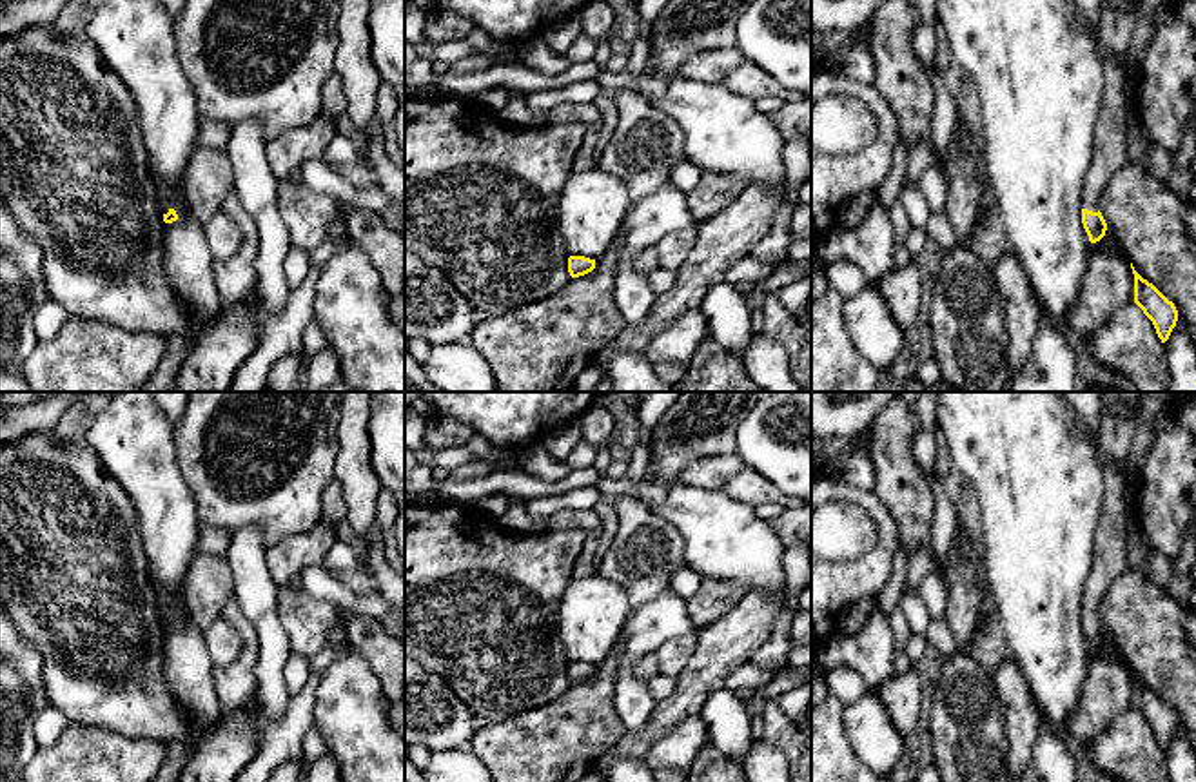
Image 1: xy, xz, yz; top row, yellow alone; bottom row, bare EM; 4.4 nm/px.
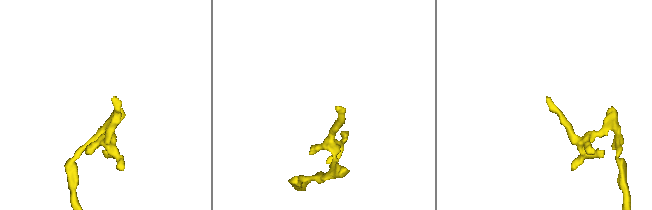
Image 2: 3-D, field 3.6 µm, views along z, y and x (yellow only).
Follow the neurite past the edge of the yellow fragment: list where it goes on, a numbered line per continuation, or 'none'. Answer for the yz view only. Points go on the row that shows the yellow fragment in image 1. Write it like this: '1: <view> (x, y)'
1: yz (1117, 28)

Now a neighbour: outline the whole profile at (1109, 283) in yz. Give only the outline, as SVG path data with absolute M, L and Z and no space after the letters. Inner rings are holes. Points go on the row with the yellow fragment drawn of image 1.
M1107 227L1100 241L1089 241L1087 274L1067 312L1067 327L1074 336L1093 336L1116 310L1132 301L1131 261Z

